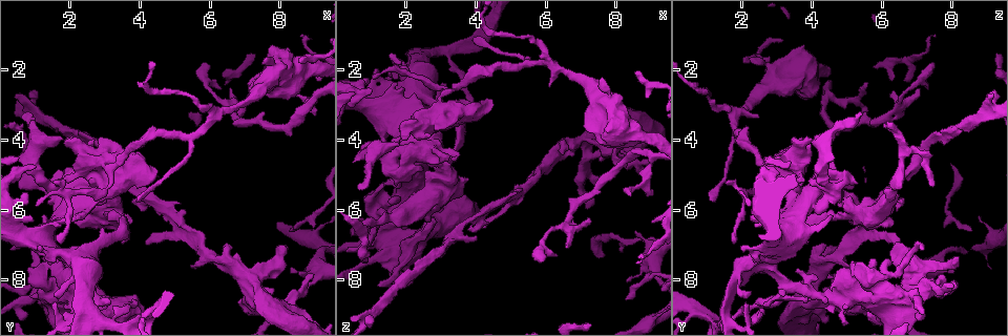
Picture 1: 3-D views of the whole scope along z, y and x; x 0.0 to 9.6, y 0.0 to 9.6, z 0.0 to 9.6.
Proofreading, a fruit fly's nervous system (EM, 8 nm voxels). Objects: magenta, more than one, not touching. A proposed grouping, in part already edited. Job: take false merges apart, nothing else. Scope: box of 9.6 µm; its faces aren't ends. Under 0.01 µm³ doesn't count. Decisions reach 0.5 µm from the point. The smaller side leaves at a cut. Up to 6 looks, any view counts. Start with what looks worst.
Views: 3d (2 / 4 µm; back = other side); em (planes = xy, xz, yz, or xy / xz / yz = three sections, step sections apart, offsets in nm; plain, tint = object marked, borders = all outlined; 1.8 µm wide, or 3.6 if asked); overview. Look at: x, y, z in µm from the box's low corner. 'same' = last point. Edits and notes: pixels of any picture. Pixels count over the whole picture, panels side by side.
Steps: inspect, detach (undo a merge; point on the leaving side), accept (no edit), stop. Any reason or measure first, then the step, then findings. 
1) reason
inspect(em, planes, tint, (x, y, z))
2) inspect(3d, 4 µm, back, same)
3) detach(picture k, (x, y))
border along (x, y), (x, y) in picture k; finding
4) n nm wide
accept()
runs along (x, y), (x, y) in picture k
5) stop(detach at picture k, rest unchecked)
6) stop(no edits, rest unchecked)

thin arm on a thick one
inspect(3d, 4 µm, (1.35, 8.55, 6.90))

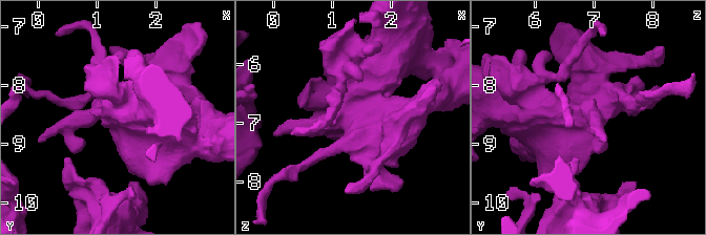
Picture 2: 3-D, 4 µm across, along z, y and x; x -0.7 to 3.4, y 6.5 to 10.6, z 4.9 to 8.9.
now the EM
inspect(em, 3.6 µm, yz, step 16, tint, (1.30, 8.55, 6.90))

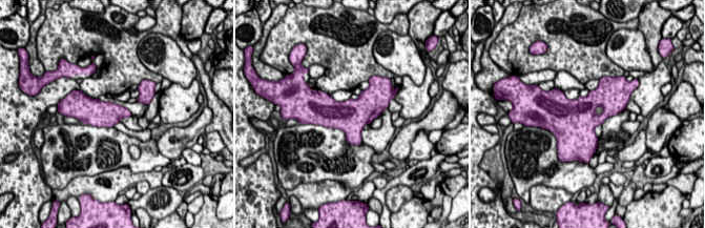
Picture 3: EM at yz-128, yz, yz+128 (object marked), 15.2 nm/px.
accept()
all the same neuron

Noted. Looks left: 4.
three-way junction
inspect(em, planes, tint, (6.85, 7.65, 4.00))

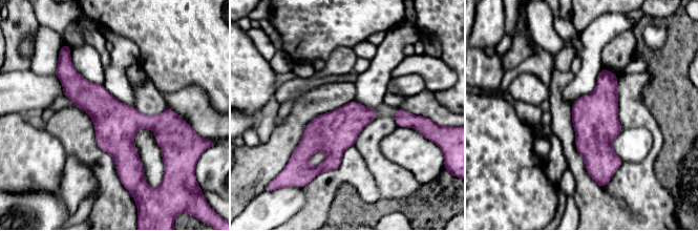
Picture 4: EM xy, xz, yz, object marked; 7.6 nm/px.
320 nm wide
accept()
runs along (62, 77), (115, 121), (175, 119) in picture 4; one neuron here

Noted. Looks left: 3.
touches itself
inspect(em, planes, plain, (8.35, 8.70, 4.30))

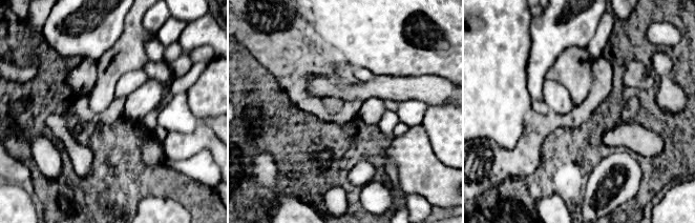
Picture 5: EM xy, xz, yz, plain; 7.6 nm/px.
inspect(em, planes, tint, same)

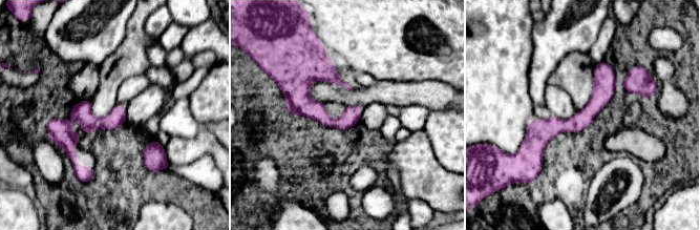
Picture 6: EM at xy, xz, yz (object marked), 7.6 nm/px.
accept()
runs along (607, 66), (598, 101), (529, 148) in picture 6; continuous, no second neuron

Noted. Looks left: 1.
stop(no edits, rest unchecked)

